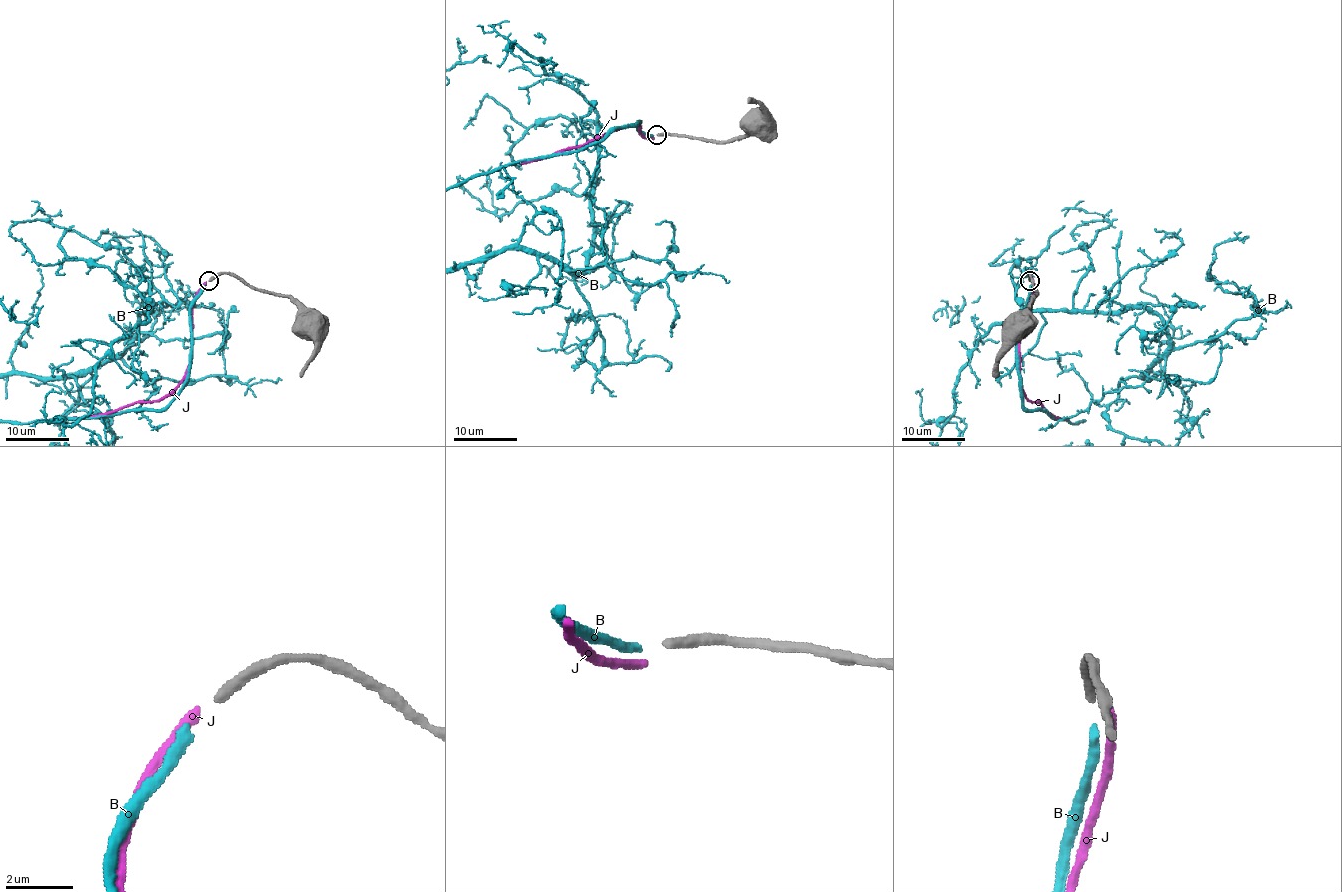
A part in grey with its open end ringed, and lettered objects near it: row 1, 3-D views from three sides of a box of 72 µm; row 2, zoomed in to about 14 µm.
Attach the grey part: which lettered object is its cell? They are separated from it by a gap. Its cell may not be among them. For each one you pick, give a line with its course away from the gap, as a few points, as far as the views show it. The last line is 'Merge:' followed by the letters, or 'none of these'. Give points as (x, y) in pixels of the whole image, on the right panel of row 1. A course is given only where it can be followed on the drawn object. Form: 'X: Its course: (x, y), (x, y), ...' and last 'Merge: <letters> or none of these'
Merge: B

